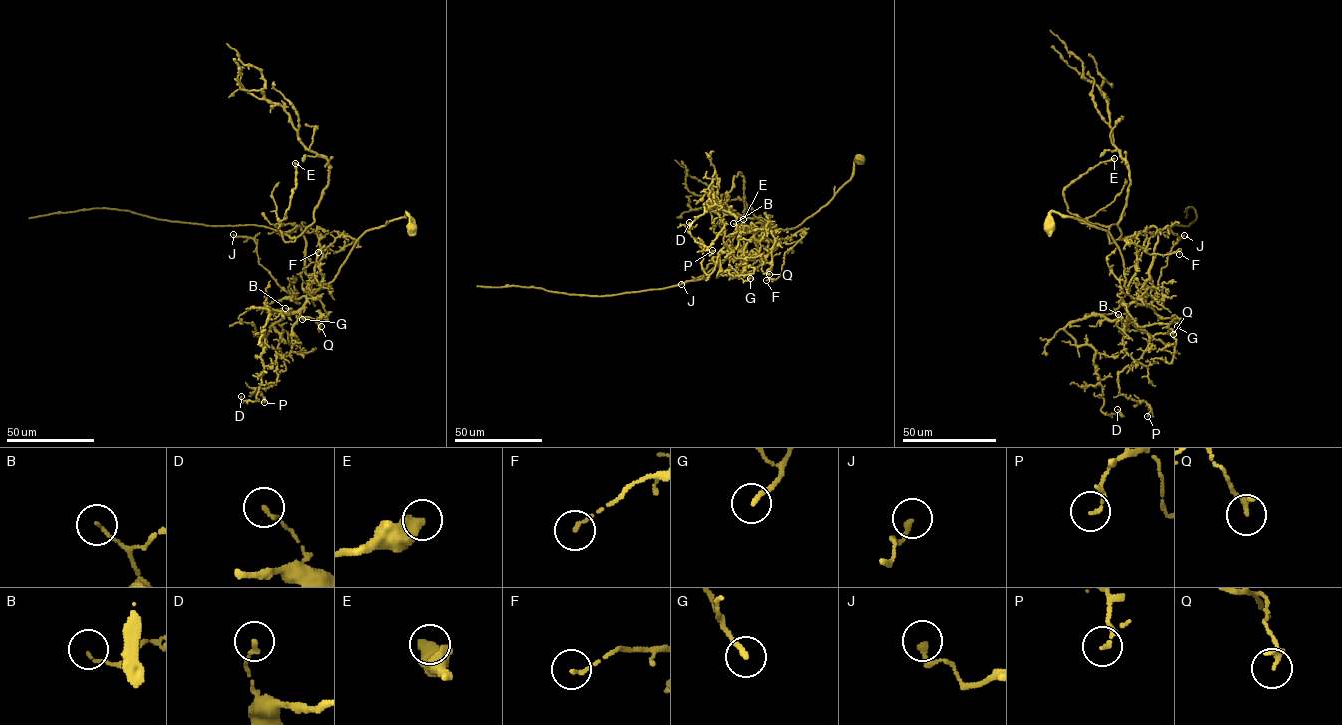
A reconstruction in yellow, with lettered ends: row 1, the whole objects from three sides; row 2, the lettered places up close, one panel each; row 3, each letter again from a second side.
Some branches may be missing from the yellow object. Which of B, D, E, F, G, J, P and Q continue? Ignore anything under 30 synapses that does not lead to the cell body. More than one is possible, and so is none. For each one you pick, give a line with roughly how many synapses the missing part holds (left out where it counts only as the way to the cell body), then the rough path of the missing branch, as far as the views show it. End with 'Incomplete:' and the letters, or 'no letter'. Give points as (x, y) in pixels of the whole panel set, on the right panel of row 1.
Incomplete: no letter

